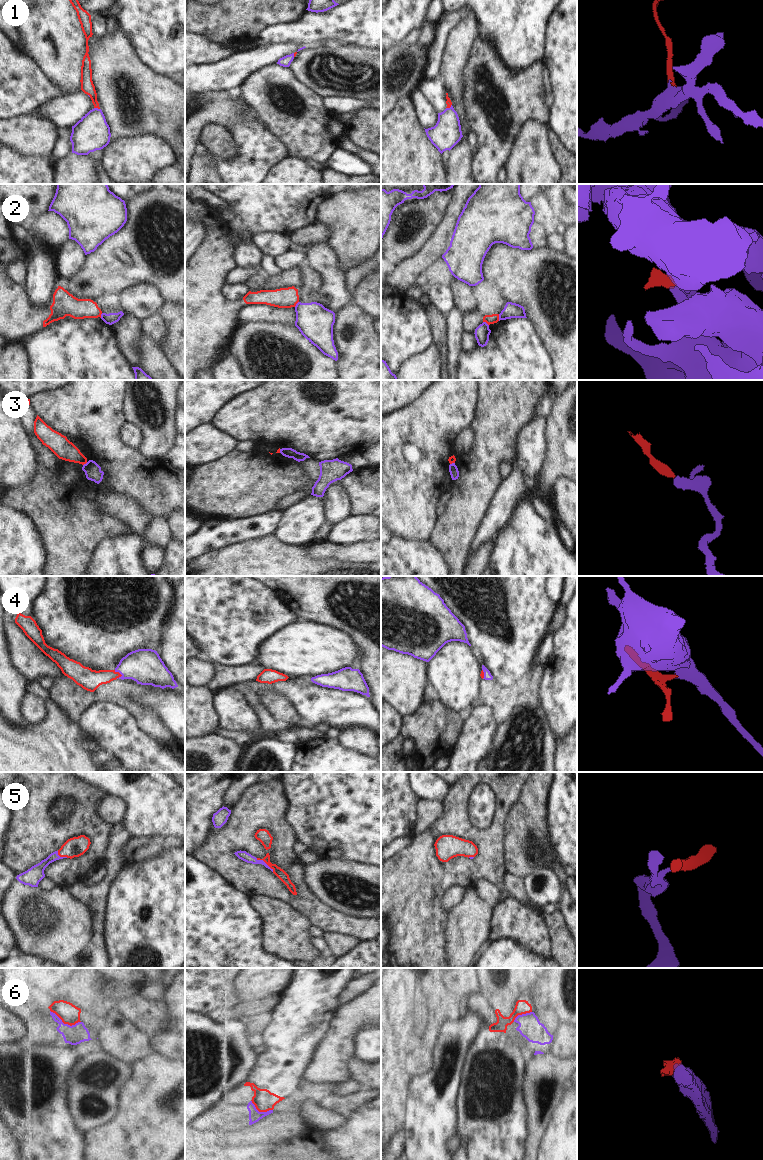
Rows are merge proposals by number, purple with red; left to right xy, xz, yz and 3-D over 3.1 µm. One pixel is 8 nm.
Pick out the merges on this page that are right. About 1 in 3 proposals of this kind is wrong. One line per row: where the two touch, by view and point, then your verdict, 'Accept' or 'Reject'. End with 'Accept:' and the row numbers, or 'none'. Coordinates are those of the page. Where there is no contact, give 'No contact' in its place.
1: Touches purple at xy (97, 108). Accept
2: Touches purple at yz (499, 317). Reject
3: Touches purple at xy (86, 463). Reject
4: Touches purple at xy (118, 671). Accept
5: Touches purple at xz (265, 863). Accept
6: Touches purple at xy (65, 1024). Reject
Accept: 1, 4, 5.

